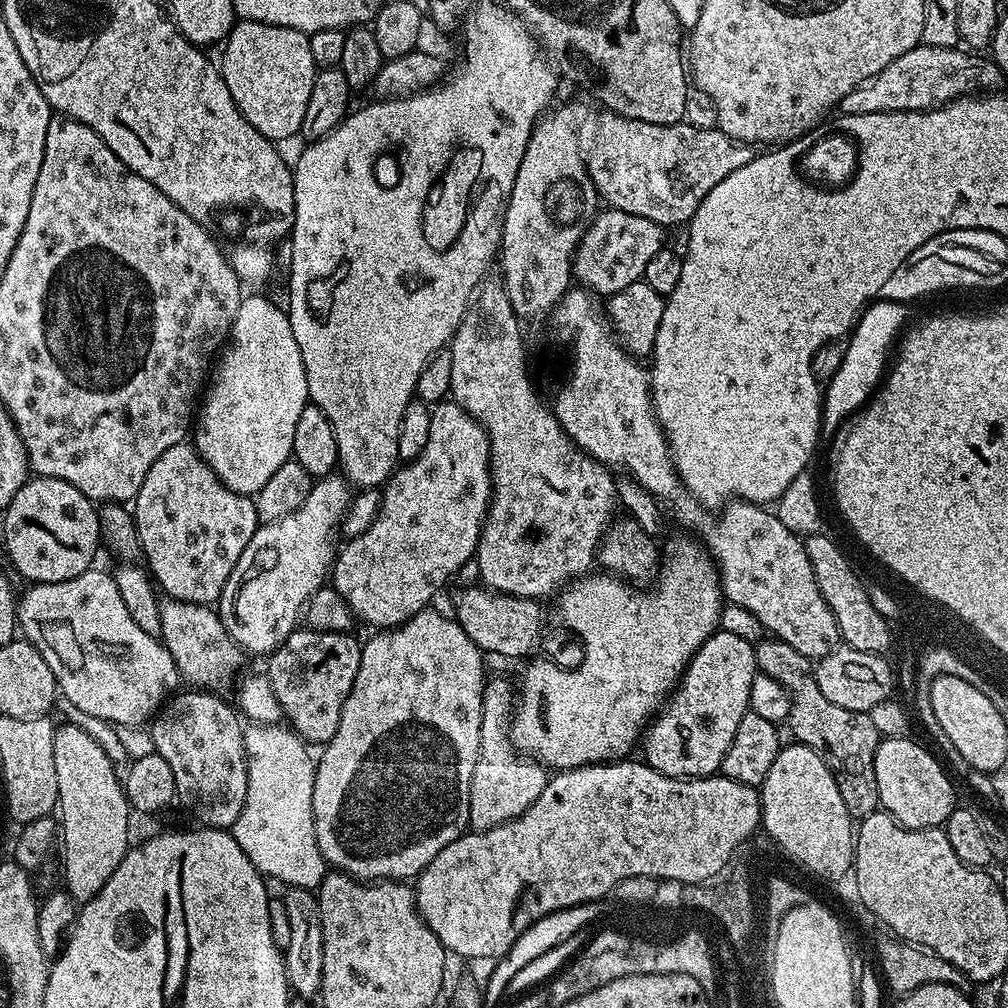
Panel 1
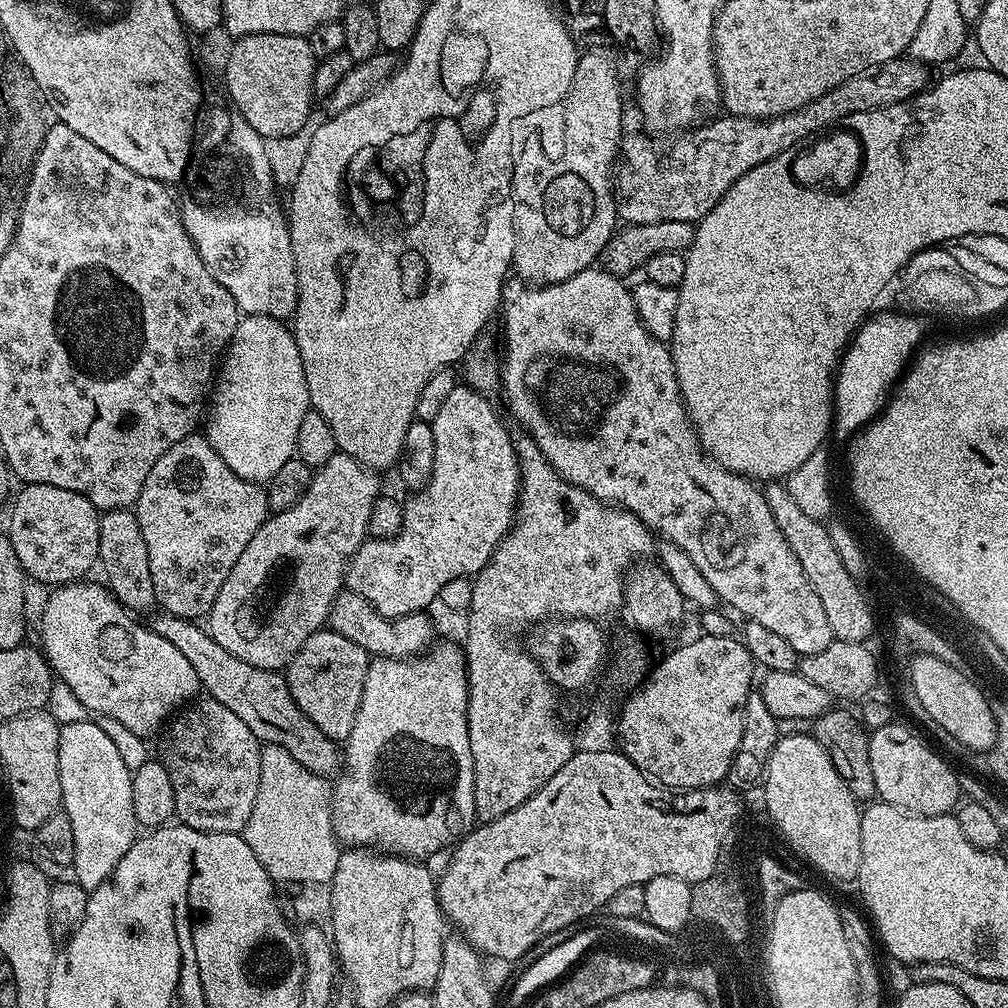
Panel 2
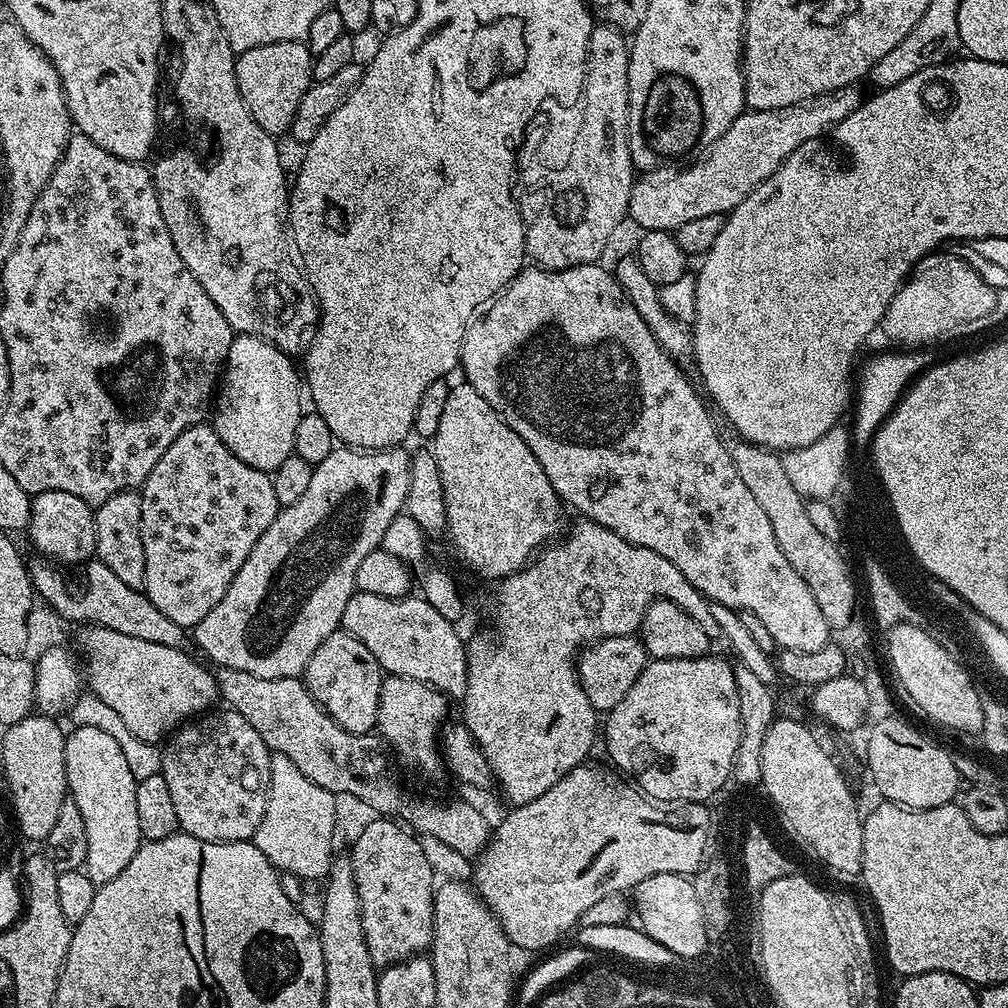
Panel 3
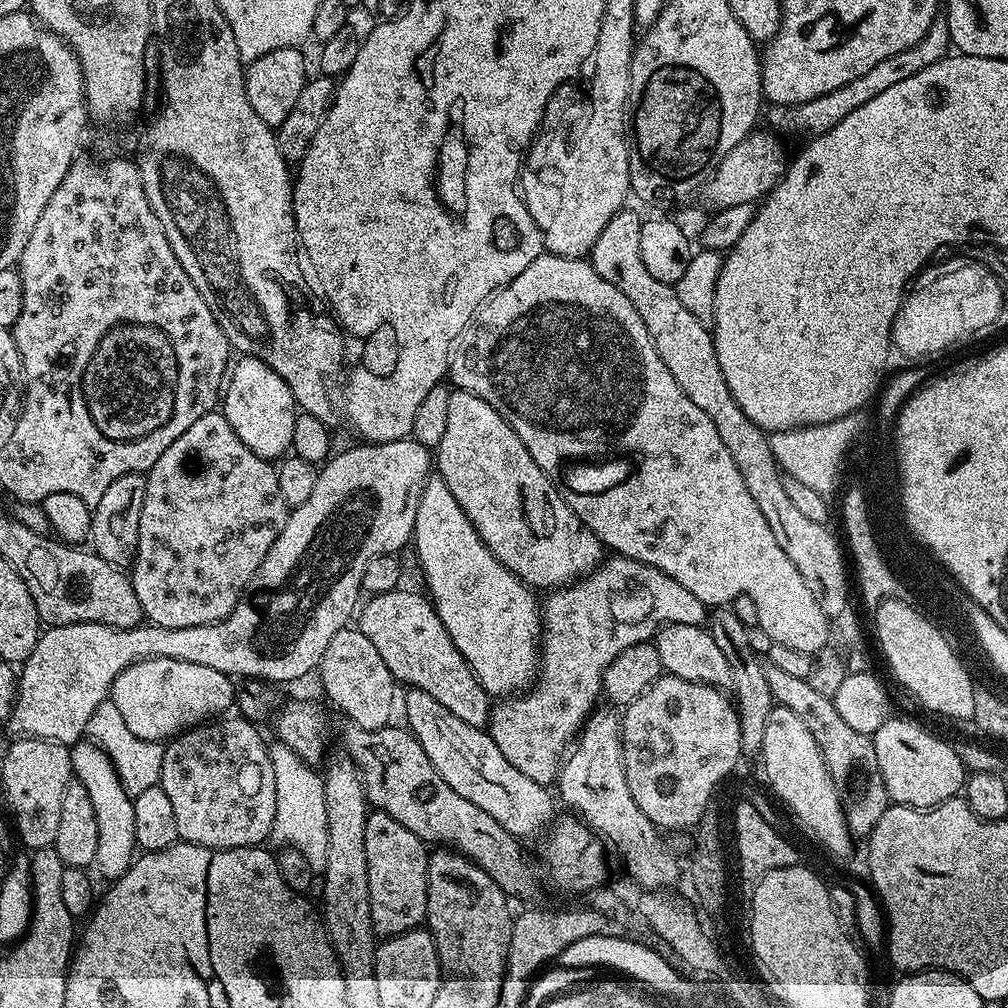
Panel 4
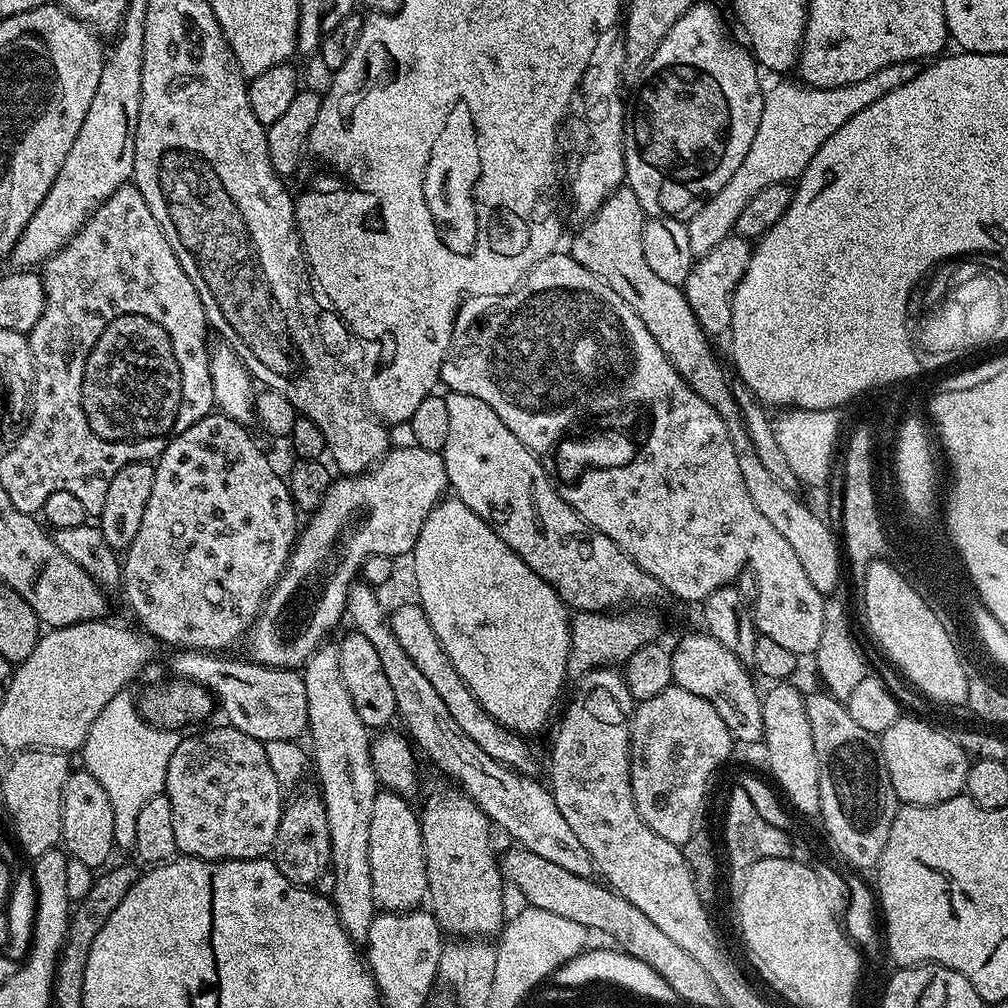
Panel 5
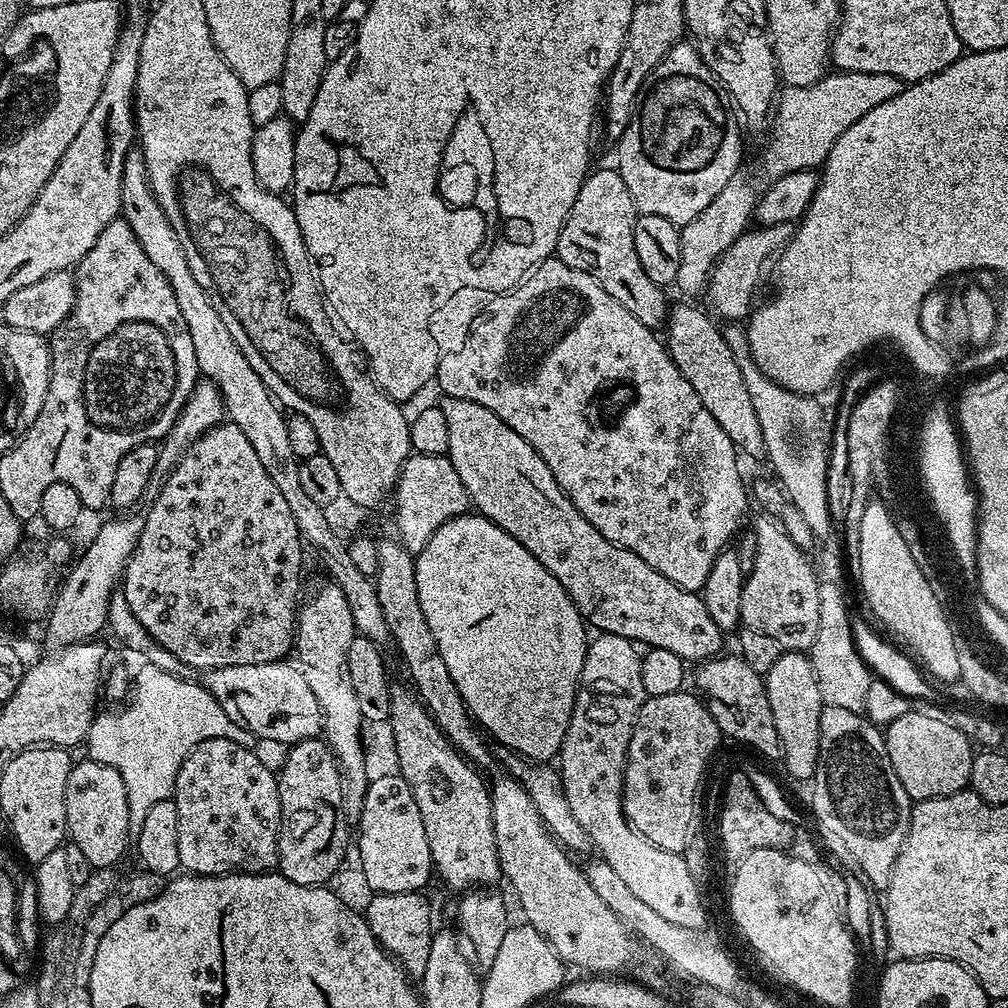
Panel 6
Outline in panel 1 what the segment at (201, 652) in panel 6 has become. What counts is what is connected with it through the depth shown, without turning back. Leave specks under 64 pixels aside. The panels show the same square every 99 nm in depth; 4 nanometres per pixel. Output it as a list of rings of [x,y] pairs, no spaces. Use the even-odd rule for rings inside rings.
[[[188,442],[170,446],[170,450],[150,466],[146,482],[142,482],[134,501],[134,519],[140,551],[143,559],[148,559],[147,571],[159,591],[174,600],[209,606],[219,601],[226,578],[230,578],[238,558],[242,558],[242,550],[246,550],[246,542],[254,538],[258,527],[255,499],[226,487]]]

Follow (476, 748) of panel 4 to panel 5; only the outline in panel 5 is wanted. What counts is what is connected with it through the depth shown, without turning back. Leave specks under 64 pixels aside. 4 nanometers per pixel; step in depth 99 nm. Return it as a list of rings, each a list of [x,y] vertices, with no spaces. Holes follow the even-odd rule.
[[[352,583],[346,598],[346,616],[353,623],[353,629],[373,643],[394,693],[397,713],[417,749],[422,754],[424,752],[443,771],[441,773],[445,777],[463,789],[495,827],[501,827],[506,835],[513,836],[516,839],[513,841],[519,847],[538,854],[538,858],[555,862],[562,866],[562,870],[570,870],[570,874],[595,877],[598,872],[596,865],[592,863],[590,854],[586,854],[586,846],[582,846],[578,834],[574,834],[574,830],[570,830],[570,825],[566,823],[566,818],[562,818],[562,810],[558,810],[558,802],[554,802],[551,791],[545,785],[543,788],[539,779],[521,776],[519,772],[513,772],[494,761],[490,754],[483,753],[463,733],[462,726],[454,721],[454,716],[447,709],[441,695],[399,645],[391,621],[387,613],[384,614],[384,608],[376,596],[379,596],[377,589],[372,585]]]

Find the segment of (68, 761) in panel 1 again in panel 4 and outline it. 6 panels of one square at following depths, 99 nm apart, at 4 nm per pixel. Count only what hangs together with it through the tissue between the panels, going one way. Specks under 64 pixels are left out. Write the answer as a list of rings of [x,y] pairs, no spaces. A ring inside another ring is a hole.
[[[84,738],[71,745],[70,751],[73,777],[80,780],[82,786],[86,786],[86,794],[90,794],[90,802],[94,806],[94,818],[98,821],[98,854],[95,867],[100,868],[105,881],[111,882],[126,874],[138,852],[134,834],[133,797],[128,795],[118,778],[118,770],[97,744]]]

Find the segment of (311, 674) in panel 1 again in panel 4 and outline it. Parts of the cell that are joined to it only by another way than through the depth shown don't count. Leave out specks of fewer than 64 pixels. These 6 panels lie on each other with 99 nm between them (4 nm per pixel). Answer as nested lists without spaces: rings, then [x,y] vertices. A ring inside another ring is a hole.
[[[349,626],[338,630],[334,638],[330,638],[330,646],[326,646],[326,654],[322,654],[322,662],[318,669],[320,684],[328,695],[328,700],[344,716],[349,716],[351,723],[362,730],[378,730],[389,727],[393,723],[392,707],[397,707],[397,681],[392,679],[386,662],[378,655],[377,648],[370,638],[362,634],[359,627]]]

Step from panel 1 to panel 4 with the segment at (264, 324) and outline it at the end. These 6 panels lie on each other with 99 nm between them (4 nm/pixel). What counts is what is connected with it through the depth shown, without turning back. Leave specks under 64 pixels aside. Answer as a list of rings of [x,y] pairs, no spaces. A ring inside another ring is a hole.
[[[241,355],[240,361],[233,363],[226,387],[222,392],[222,411],[226,422],[234,426],[234,434],[254,450],[263,460],[275,461],[283,457],[292,447],[294,422],[298,415],[296,399],[290,394],[290,386],[253,356]],[[224,404],[224,405],[223,405]]]

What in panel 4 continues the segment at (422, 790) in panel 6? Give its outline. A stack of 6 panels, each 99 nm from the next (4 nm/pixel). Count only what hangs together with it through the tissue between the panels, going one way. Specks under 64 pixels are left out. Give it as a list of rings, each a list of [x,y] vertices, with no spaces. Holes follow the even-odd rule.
[[[436,850],[428,858],[428,919],[426,927],[432,933],[441,969],[456,978],[469,976],[480,984],[485,984],[493,990],[499,989],[508,966],[508,947],[512,937],[512,921],[514,912],[508,909],[509,897],[482,870],[459,852],[451,850]]]

